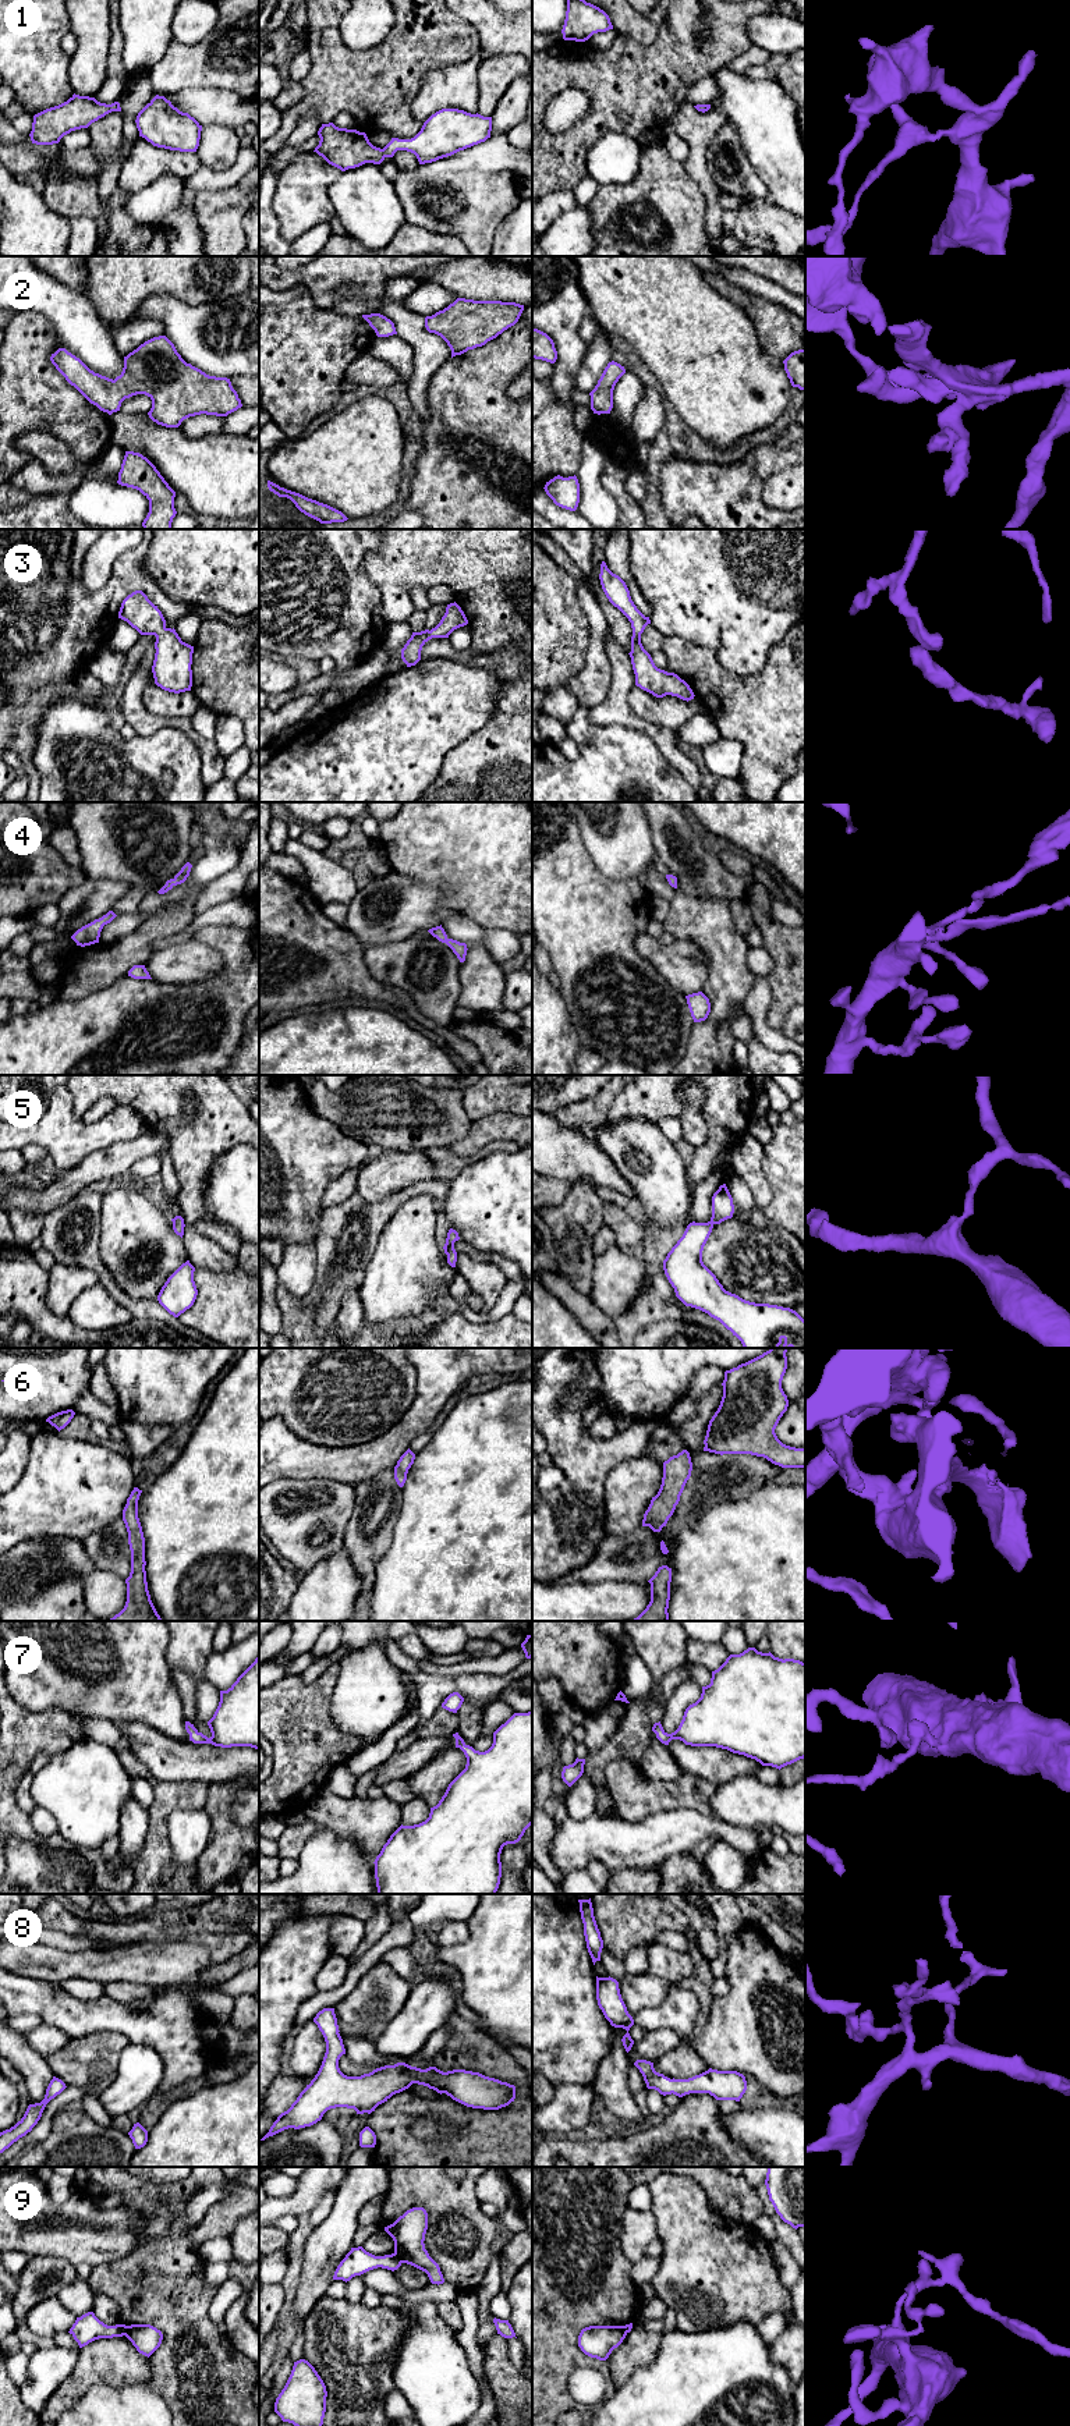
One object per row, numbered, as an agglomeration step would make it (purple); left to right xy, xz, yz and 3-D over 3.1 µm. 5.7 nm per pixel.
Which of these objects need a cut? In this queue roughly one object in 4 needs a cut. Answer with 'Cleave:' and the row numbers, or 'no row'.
Cleave: 9

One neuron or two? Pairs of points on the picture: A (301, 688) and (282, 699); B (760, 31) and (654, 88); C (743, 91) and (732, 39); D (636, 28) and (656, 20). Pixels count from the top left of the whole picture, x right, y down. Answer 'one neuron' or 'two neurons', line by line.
A: one neuron
B: two neurons
C: two neurons
D: one neuron

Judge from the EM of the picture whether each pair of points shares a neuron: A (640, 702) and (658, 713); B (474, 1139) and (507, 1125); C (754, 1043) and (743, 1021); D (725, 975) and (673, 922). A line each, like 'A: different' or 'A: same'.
A: same
B: same
C: same
D: same

